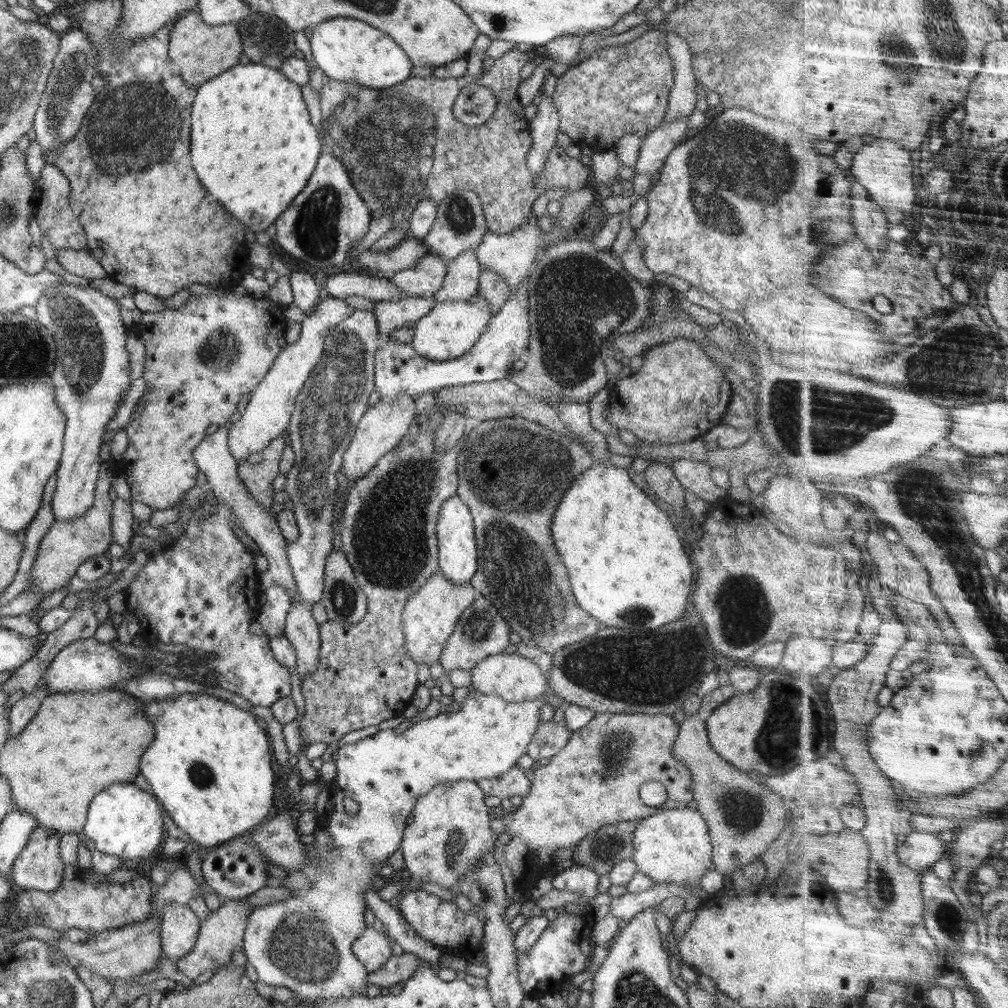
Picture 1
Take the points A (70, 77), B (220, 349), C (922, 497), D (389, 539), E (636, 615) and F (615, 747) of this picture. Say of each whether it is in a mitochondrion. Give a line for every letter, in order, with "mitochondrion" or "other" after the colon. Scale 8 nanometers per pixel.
A: mitochondrion
B: mitochondrion
C: mitochondrion
D: mitochondrion
E: mitochondrion
F: mitochondrion

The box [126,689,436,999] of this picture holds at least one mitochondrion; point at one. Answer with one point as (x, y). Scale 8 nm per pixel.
(302, 947)

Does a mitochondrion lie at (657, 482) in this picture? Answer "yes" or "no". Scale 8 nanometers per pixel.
no

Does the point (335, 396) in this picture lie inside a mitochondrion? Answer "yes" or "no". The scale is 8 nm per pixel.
yes

